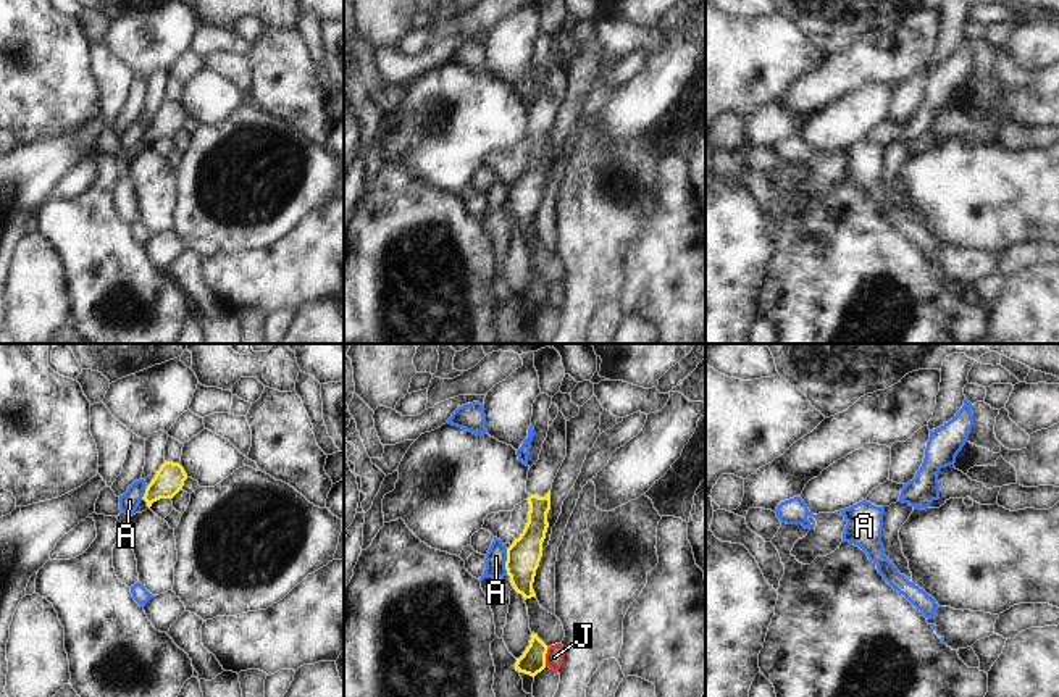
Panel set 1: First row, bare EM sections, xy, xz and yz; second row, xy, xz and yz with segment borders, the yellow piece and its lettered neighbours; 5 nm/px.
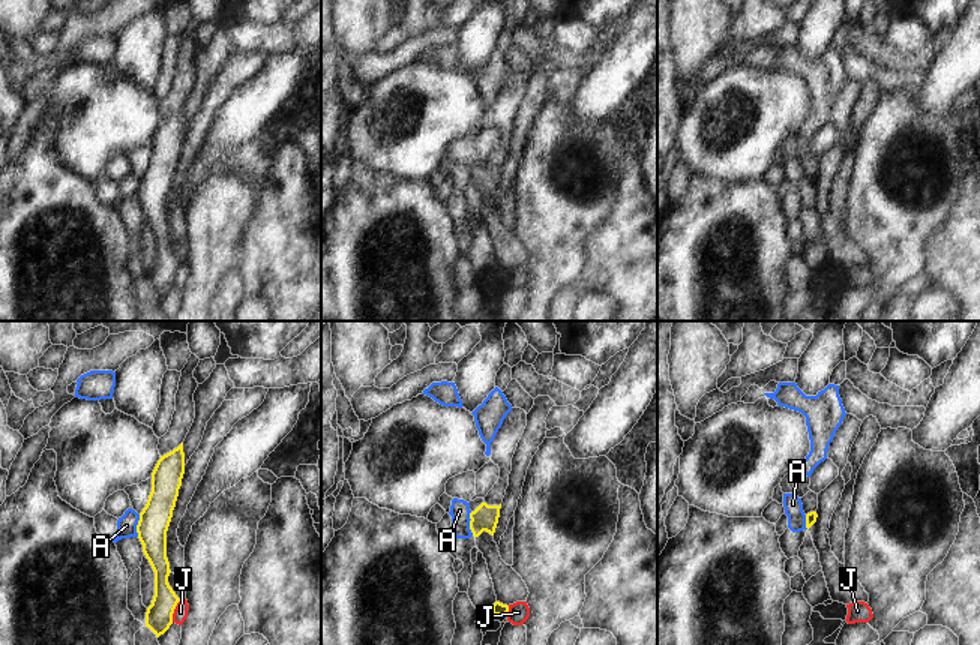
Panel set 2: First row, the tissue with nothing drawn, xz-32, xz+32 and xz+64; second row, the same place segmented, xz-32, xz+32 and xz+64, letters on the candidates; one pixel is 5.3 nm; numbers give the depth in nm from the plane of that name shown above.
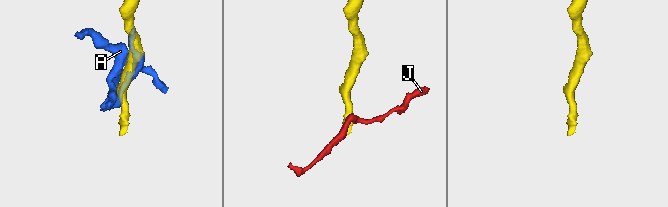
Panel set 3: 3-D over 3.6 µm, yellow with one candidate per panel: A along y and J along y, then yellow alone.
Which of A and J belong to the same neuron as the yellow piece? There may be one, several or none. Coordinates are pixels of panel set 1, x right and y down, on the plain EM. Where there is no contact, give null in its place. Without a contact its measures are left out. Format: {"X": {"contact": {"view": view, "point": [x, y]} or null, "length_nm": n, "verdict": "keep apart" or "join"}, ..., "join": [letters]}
{"A": {"contact": {"view": "xz", "point": [506, 200]}, "length_nm": 130, "verdict": "keep apart"}, "J": {"contact": {"view": "xz", "point": [544, 296]}, "length_nm": 100, "verdict": "keep apart"}, "join": []}

